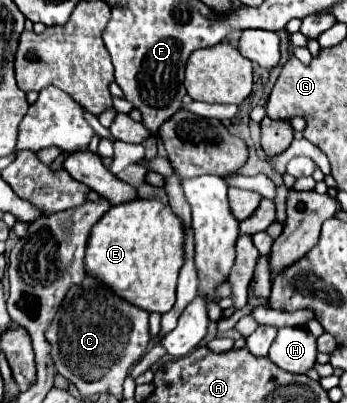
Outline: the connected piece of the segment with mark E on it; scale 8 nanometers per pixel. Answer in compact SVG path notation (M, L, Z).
M134 199L132 203L112 205L102 215L102 219L92 227L86 243L84 267L88 275L98 279L102 285L106 285L110 291L114 291L120 299L128 301L130 305L136 305L150 313L152 311L166 313L172 309L176 301L176 279L184 263L182 243L184 243L182 223L176 219L170 207L162 205L158 199Z

